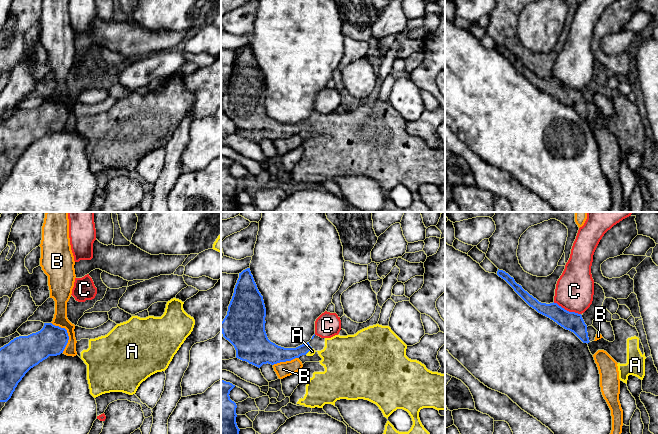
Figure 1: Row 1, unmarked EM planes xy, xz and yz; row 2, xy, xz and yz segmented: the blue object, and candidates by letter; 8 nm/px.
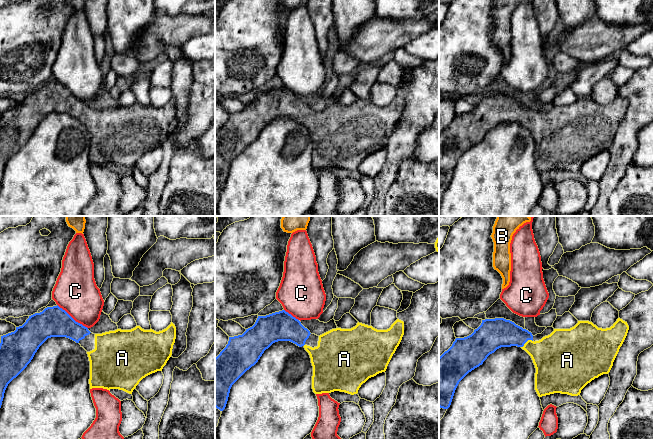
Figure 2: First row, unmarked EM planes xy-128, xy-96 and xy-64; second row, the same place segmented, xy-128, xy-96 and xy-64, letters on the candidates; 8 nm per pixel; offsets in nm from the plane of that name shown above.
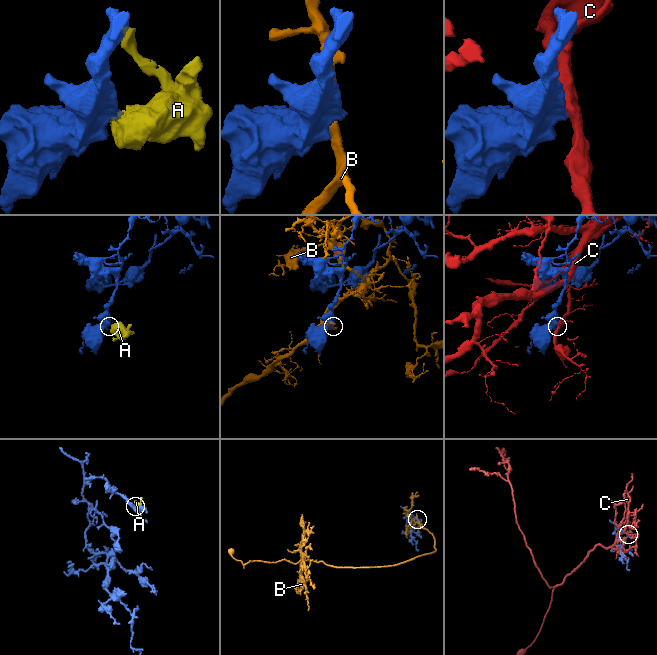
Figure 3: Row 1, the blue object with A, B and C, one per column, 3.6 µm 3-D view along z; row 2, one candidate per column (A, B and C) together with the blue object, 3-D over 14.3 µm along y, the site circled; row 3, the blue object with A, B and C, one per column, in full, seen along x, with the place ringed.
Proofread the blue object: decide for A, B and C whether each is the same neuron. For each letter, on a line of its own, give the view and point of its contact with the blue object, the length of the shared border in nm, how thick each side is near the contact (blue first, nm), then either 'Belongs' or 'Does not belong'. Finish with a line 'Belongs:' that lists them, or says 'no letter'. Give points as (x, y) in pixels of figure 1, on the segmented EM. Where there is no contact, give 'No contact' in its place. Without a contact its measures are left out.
A: Touches blue at xz (308, 351). Shared border 80 nm. Thickness 140 nm (blue) against 50 nm. Belongs
B: Touches blue at xy (67, 334). Shared border 260 nm. Thickness 240 nm (blue) against 120 nm. Does not belong
C: Touches blue at yz (566, 310). Shared border 240 nm. Thickness 150 nm (blue) against 300 nm. Does not belong
Belongs: A

